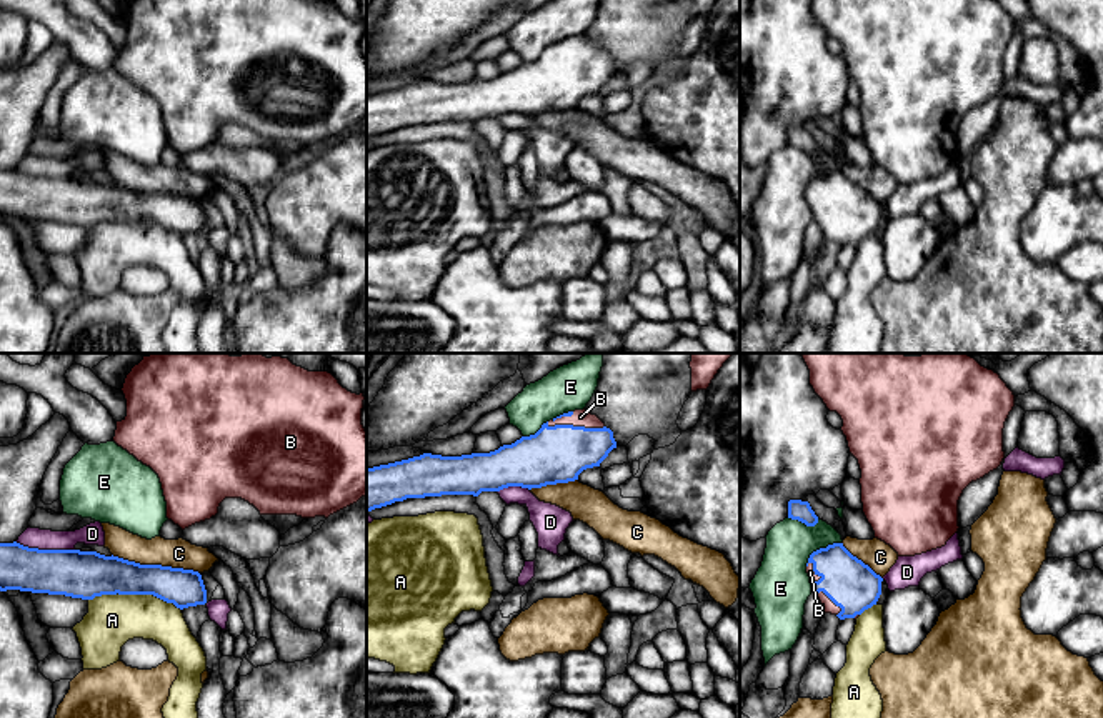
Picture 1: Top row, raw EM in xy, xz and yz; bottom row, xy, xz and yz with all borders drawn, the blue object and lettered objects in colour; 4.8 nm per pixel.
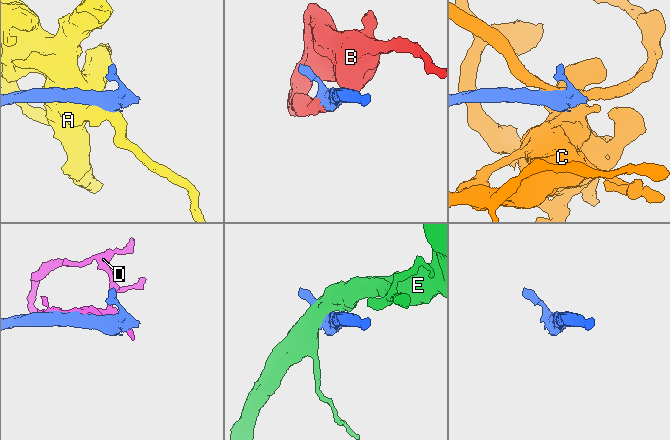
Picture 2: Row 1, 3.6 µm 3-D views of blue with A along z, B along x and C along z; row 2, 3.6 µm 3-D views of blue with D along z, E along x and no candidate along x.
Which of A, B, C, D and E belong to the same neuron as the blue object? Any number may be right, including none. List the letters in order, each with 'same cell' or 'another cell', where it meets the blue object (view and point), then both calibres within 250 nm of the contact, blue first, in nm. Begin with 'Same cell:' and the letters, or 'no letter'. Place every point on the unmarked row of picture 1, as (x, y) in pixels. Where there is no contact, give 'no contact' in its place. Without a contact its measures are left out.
Same cell: B
A: another cell | xy (135, 220) | 220/240 nm
B: same cell | xz (575, 54) | 280/80 nm
C: another cell | xy (155, 192) | 190/140 nm
D: another cell | xy (45, 177) | 220/100 nm
E: another cell | yz (820, 175) | 240/260 nm

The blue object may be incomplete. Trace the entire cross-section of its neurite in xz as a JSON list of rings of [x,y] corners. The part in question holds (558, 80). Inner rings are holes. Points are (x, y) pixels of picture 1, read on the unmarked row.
[[[585,35],[568,38],[543,50],[535,62],[522,63],[515,70],[503,72],[490,80],[462,83],[423,80],[408,87],[367,95],[367,140],[407,125],[478,123],[482,118],[500,118],[508,113],[532,117],[575,108],[583,97],[600,93],[613,75],[616,75],[613,58],[596,42]]]

